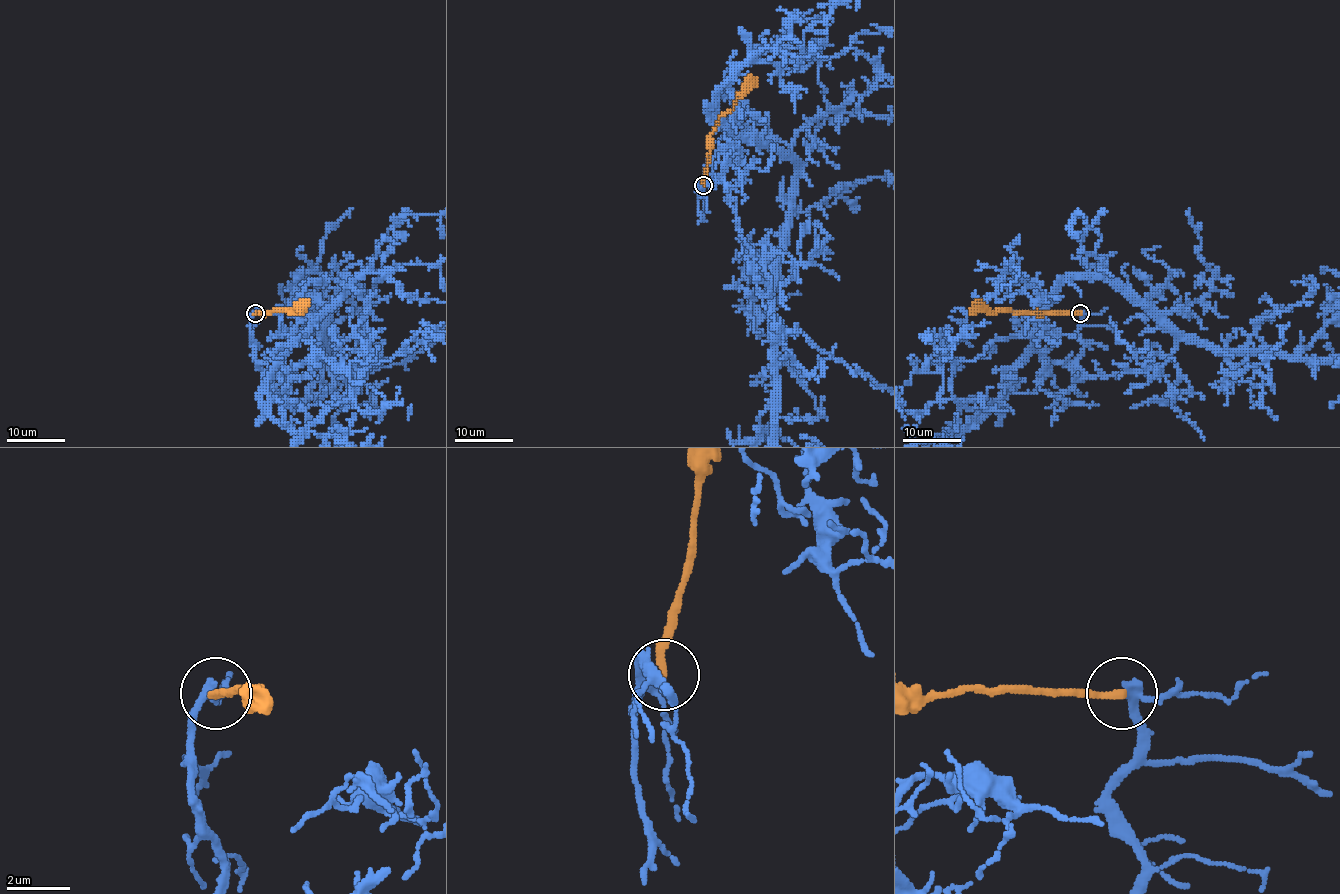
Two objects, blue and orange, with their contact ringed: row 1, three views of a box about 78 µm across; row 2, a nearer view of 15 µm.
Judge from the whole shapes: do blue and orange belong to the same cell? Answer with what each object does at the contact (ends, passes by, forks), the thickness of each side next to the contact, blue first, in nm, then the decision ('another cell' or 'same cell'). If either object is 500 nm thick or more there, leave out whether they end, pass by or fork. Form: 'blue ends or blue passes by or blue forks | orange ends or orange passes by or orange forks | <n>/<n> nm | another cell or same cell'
blue passes by | orange ends | 260/220 nm | another cell

